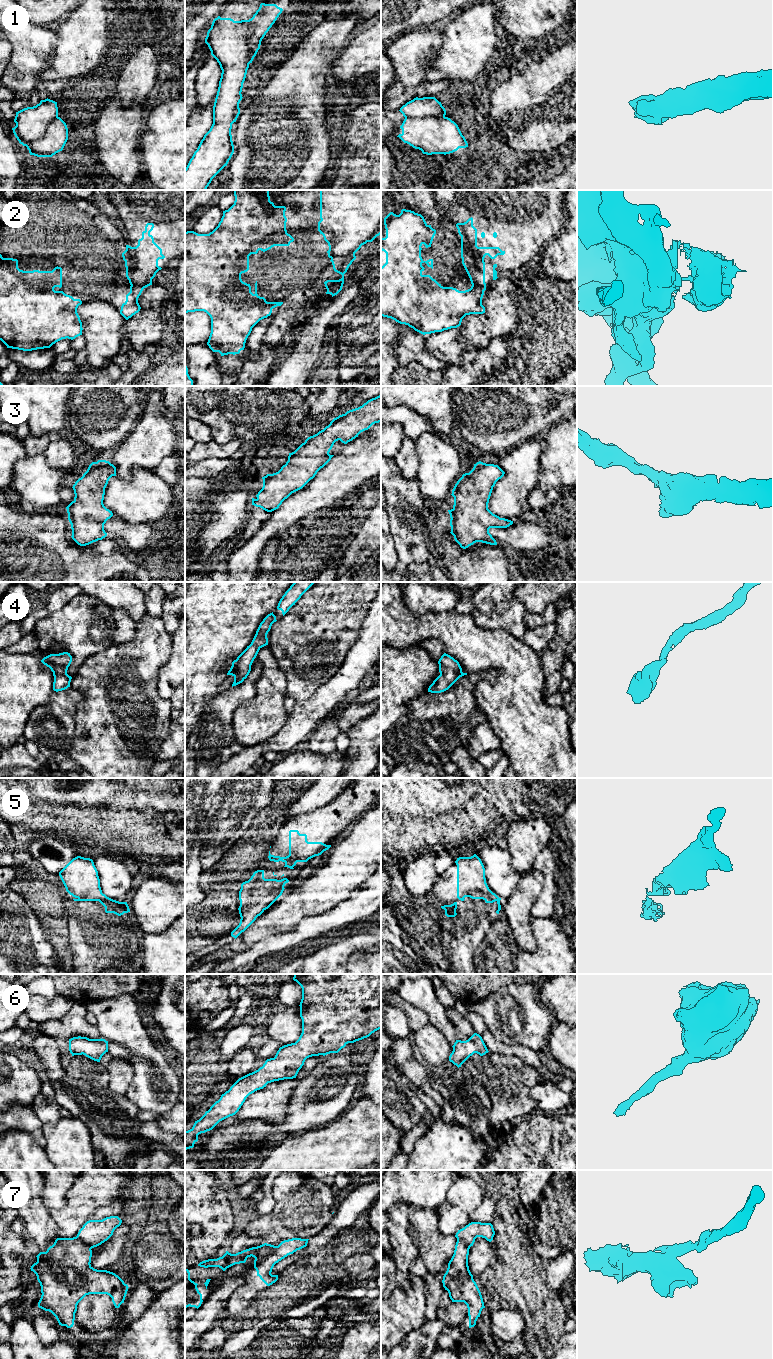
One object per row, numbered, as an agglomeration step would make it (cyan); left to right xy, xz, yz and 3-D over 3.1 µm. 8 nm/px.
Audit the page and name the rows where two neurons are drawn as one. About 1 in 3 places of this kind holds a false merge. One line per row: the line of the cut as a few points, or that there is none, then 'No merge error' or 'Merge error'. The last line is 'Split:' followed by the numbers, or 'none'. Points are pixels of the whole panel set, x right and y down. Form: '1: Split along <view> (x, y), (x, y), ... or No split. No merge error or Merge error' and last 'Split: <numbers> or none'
1: Split along xz (251, 19), (250, 35), (248, 38), (249, 63). Merge error
2: Split along xz (339, 280), (339, 284), (335, 288), (327, 290). Merge error
3: No split. No merge error
4: No split. No merge error
5: No split. No merge error
6: No split. No merge error
7: Split along xz (276, 1246), (270, 1254), (254, 1266). Merge error
Split: 1, 2, 7

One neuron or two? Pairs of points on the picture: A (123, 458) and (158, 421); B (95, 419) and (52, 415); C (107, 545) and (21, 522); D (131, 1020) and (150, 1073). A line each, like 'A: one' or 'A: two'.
A: one
B: two
C: one
D: one

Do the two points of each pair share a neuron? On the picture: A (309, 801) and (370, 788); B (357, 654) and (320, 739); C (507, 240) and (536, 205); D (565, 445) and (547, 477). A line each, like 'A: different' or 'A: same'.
A: different
B: different
C: same
D: same

